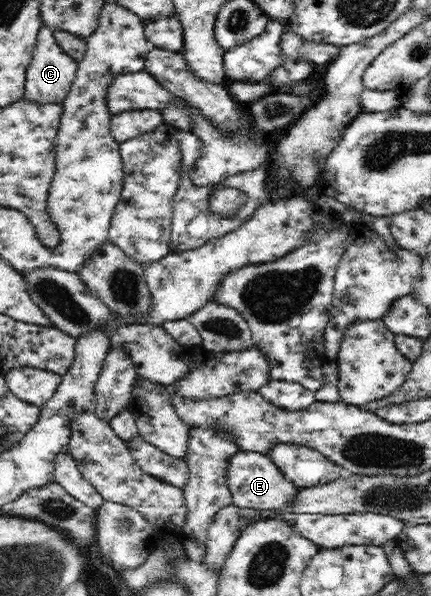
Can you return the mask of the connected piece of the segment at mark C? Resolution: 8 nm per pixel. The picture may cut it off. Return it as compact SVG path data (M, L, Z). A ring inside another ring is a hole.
M42 19L31 63L27 69L25 98L41 103L63 103L73 80L76 78L78 65L79 62L73 56L63 52L61 47L59 47L59 44L55 41L54 31L46 23L43 23Z

